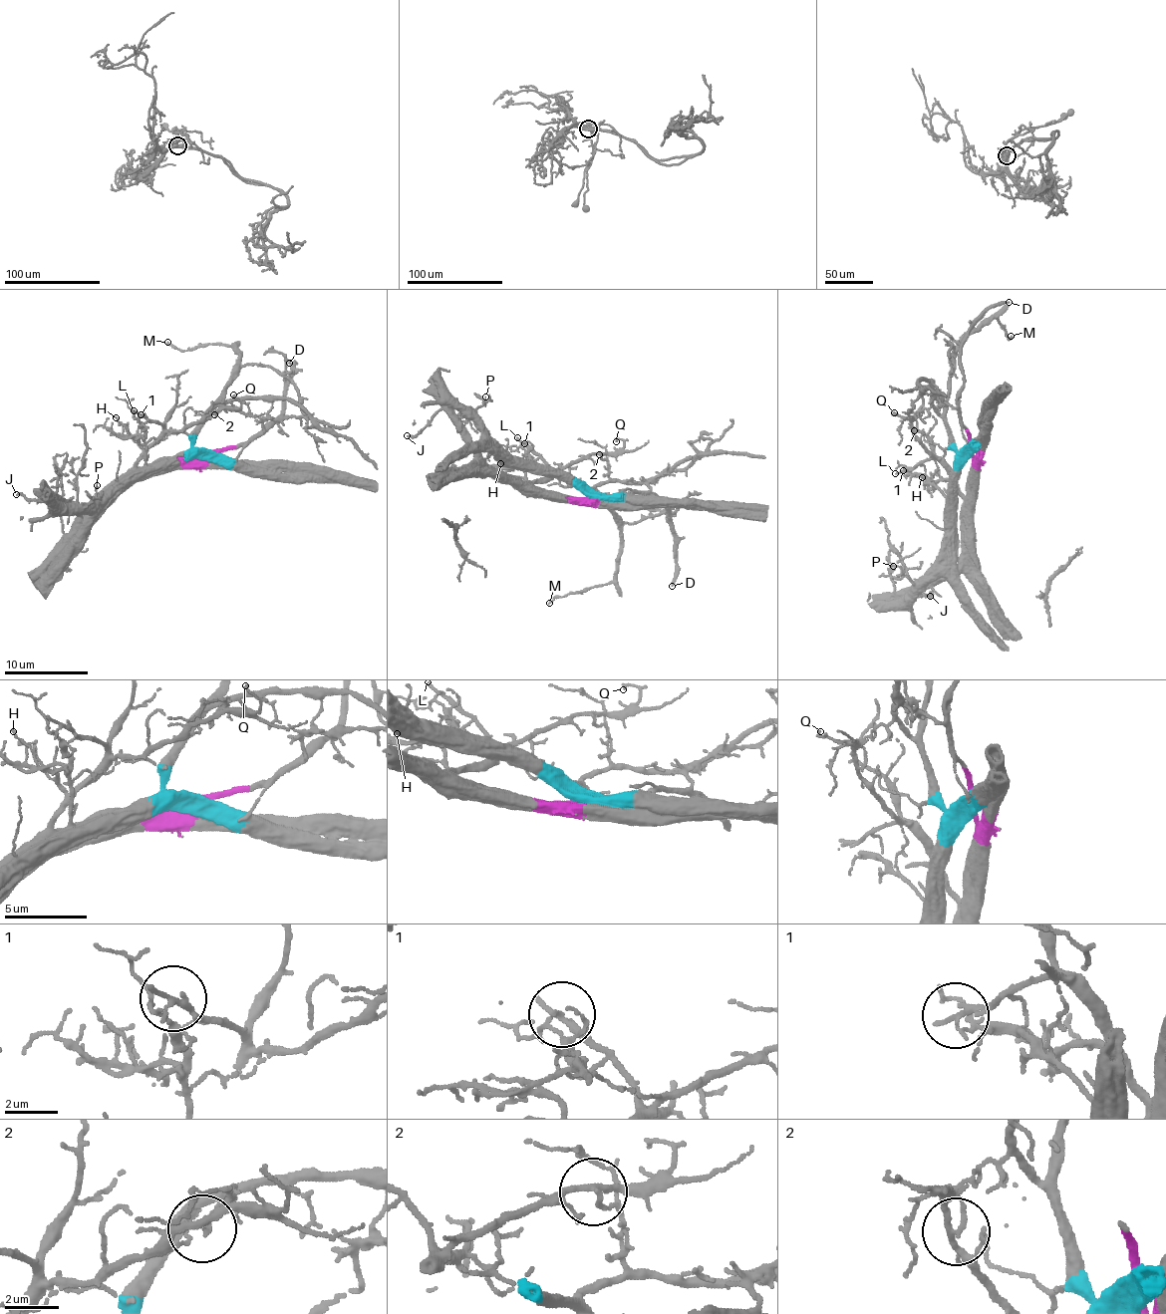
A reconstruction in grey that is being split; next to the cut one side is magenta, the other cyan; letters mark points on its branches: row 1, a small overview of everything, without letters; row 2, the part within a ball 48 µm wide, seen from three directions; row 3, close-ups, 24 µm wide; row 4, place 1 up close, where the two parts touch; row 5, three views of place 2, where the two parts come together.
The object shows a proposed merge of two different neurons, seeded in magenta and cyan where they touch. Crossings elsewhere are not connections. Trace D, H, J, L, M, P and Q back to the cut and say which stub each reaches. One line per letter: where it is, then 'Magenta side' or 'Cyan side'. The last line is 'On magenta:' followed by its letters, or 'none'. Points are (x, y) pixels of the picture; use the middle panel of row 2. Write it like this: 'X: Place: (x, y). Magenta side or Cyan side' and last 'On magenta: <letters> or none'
D: Place: (672, 586). Magenta side
H: Place: (500, 463). Cyan side
J: Place: (407, 435). Magenta side
L: Place: (517, 437). Magenta side
M: Place: (549, 603). Cyan side
P: Place: (485, 396). Cyan side
Q: Place: (616, 441). Magenta side
On magenta: D, J, L, Q

